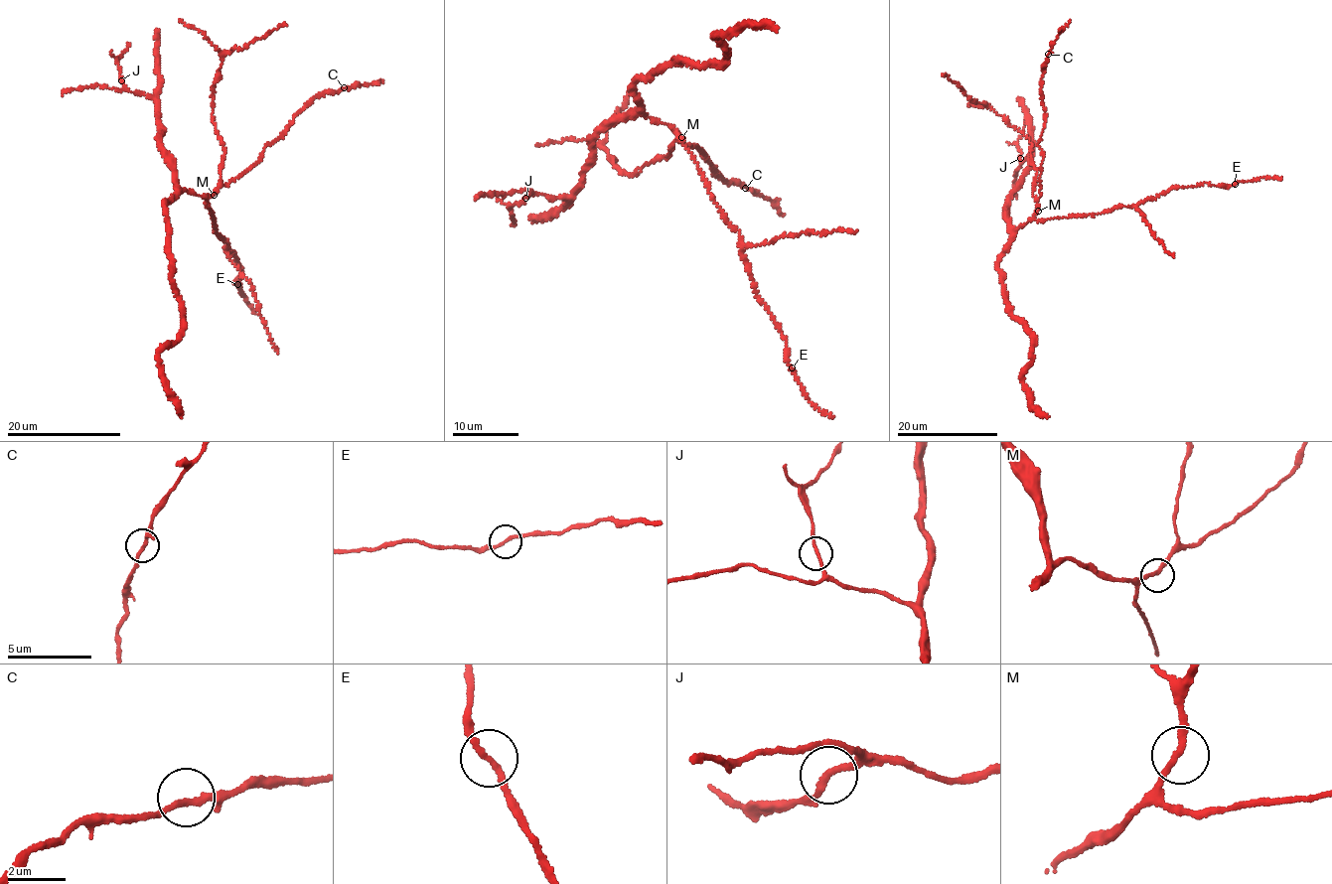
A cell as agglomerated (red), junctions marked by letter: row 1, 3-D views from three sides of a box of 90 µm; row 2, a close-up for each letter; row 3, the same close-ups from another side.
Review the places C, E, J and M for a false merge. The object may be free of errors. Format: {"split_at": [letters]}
{"split_at": []}

